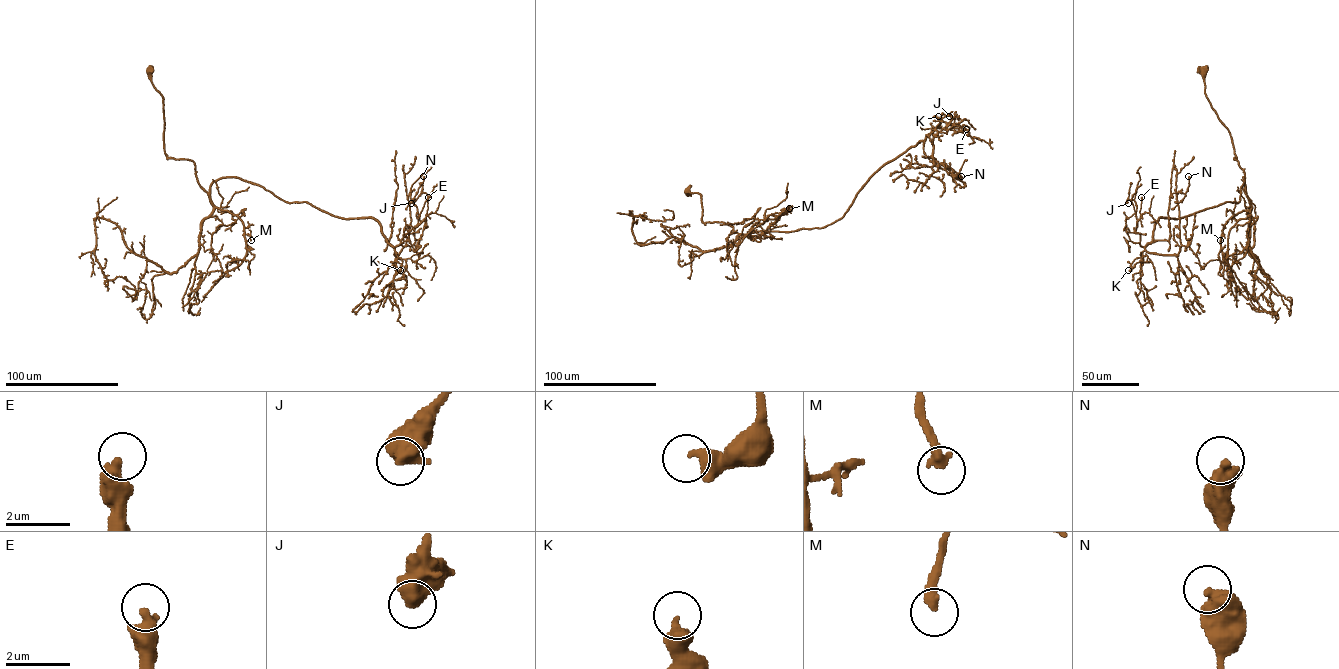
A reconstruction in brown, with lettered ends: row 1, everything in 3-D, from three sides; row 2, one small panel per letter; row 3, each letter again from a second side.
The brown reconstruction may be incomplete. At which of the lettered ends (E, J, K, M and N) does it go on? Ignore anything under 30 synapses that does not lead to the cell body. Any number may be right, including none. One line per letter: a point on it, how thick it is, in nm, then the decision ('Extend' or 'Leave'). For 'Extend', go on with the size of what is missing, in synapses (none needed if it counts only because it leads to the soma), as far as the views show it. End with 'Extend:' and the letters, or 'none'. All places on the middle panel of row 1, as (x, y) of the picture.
E: Place: (966, 129). Thickness 480 nm. Leave
J: Place: (949, 116). Thickness 440 nm. Leave
K: Place: (938, 116). Thickness 440 nm. Leave
M: Place: (789, 208). Thickness 320 nm. Leave
N: Place: (961, 176). Thickness 650 nm. Leave
Extend: none

